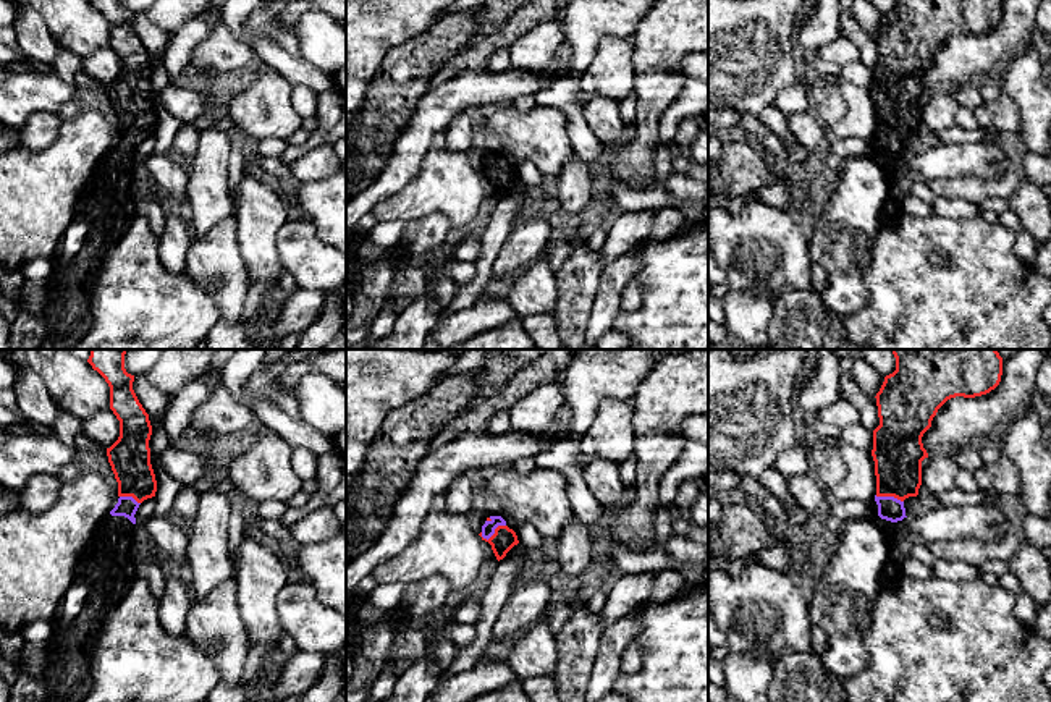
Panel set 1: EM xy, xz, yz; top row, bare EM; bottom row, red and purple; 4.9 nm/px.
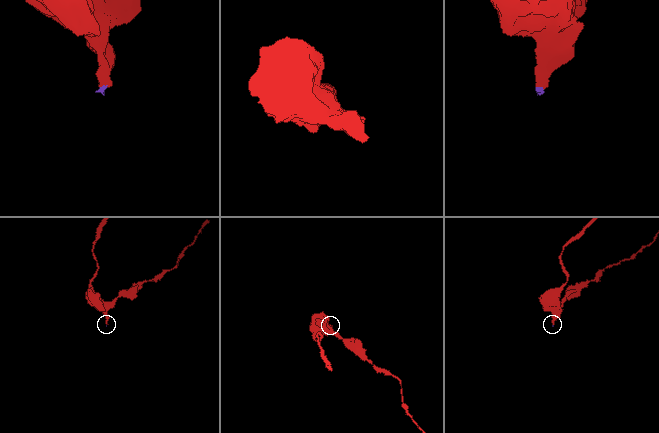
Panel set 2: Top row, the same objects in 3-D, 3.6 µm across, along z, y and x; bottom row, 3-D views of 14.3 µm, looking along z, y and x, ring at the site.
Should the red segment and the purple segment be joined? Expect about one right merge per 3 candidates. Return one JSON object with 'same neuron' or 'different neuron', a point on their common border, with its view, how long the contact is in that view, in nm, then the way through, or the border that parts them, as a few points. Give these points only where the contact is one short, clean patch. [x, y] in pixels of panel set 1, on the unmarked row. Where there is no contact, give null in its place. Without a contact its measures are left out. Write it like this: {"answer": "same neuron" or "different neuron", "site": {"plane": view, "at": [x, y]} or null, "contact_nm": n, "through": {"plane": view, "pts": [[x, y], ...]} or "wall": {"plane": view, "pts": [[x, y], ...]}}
{"answer": "same neuron", "site": {"plane": "xz", "at": [495, 170]}, "contact_nm": 140, "through": {"plane": "xz", "pts": [[503, 177], [495, 170], [489, 165]]}}

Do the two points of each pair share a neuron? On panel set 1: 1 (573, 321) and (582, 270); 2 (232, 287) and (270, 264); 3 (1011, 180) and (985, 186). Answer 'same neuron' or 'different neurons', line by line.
1: same neuron
2: different neurons
3: same neuron

